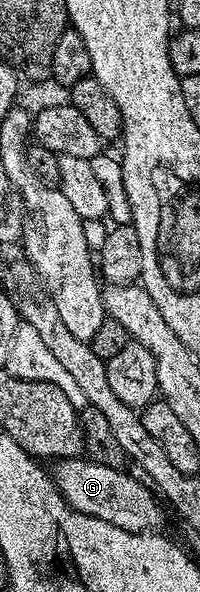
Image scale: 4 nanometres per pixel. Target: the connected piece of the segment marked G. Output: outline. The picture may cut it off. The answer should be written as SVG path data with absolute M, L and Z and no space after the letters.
M88 457L59 459L53 467L53 481L73 511L108 521L108 525L116 525L116 529L128 529L132 533L154 533L161 528L158 526L162 523L163 504L159 496L141 478L133 479L129 470L100 465Z

